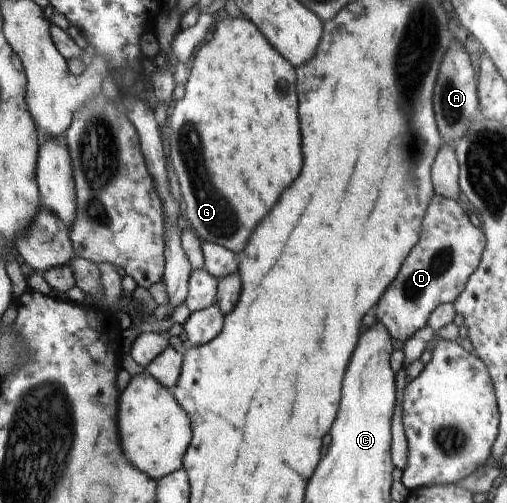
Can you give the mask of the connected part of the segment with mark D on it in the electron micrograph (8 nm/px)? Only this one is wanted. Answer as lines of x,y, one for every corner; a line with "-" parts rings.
433,195
423,217
421,236
409,258
405,258
397,284
389,284
381,302
377,302
375,312
377,320
389,331
391,338
407,342
409,338
427,326
432,310
443,303
454,303
469,280
477,270
486,236
479,226
473,226
472,218
461,206
443,196

